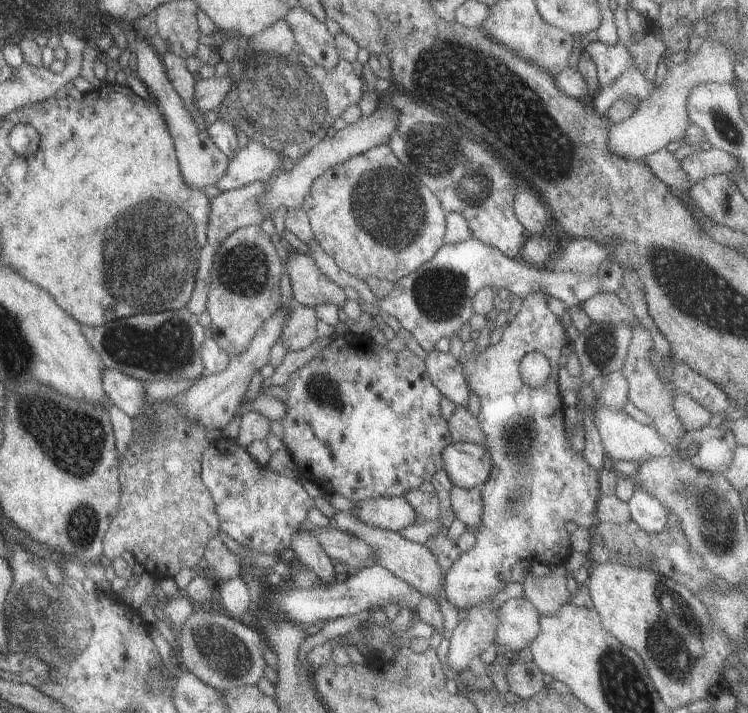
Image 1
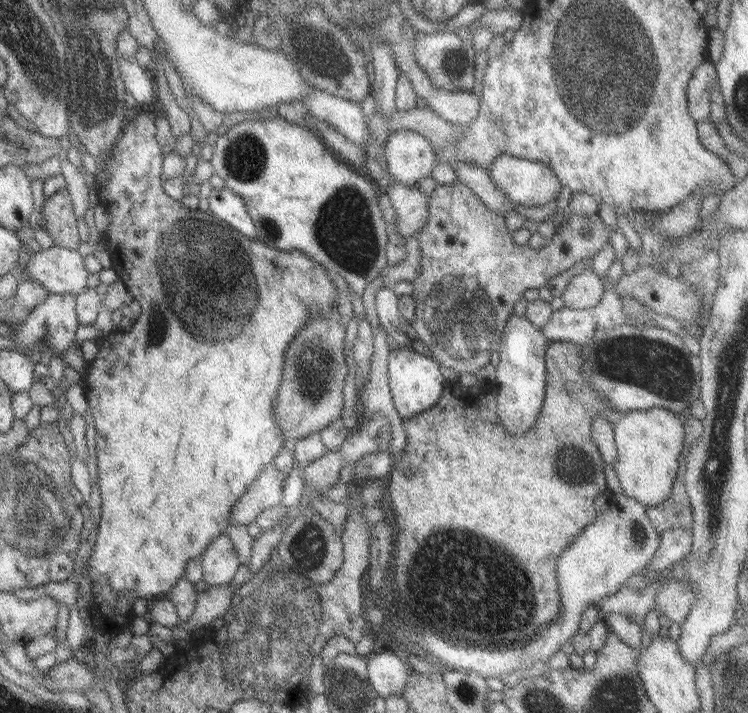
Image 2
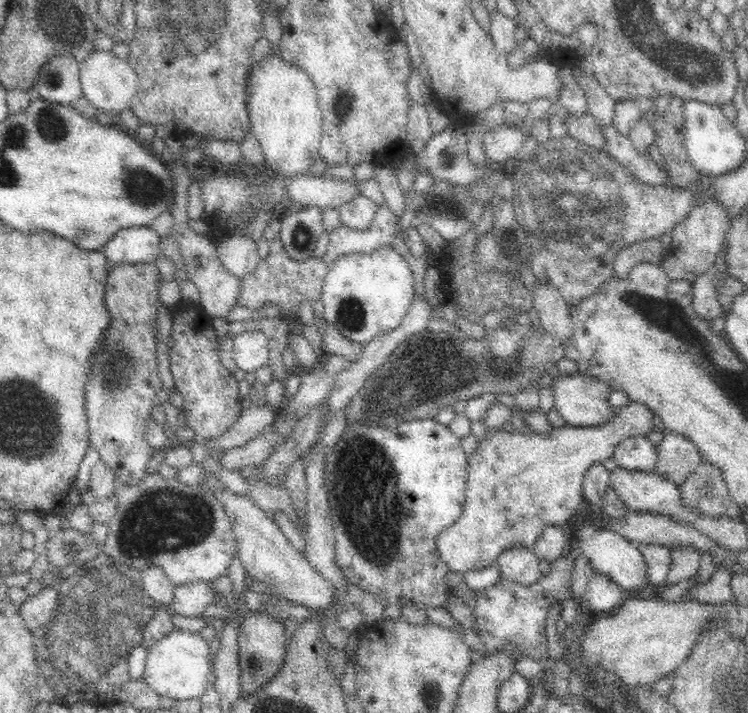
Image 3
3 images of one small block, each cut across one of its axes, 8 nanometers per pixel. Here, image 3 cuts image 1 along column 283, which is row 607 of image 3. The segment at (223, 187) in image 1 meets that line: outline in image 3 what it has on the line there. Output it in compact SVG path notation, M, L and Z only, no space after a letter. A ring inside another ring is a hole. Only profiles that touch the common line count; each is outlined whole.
M148 566L142 570L142 588L158 604L160 610L162 608L168 610L172 596L174 596L174 590L178 586L170 582L170 578L162 566Z

